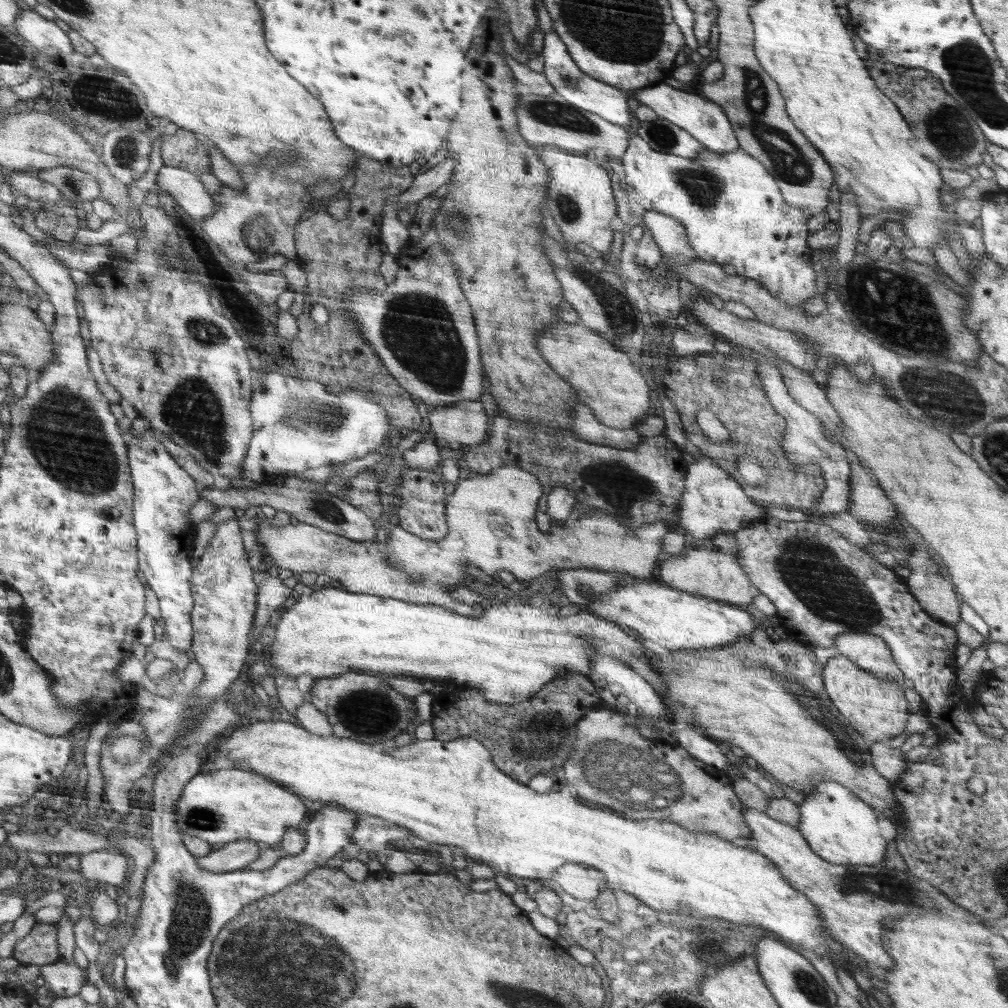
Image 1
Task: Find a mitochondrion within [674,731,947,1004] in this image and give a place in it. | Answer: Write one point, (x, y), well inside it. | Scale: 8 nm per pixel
(890, 887)

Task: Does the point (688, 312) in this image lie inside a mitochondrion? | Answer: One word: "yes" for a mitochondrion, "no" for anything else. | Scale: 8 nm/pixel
no

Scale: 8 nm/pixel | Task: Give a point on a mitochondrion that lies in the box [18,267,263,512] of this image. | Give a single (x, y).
(65, 434)

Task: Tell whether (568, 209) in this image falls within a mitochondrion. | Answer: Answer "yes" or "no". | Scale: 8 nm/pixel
yes

